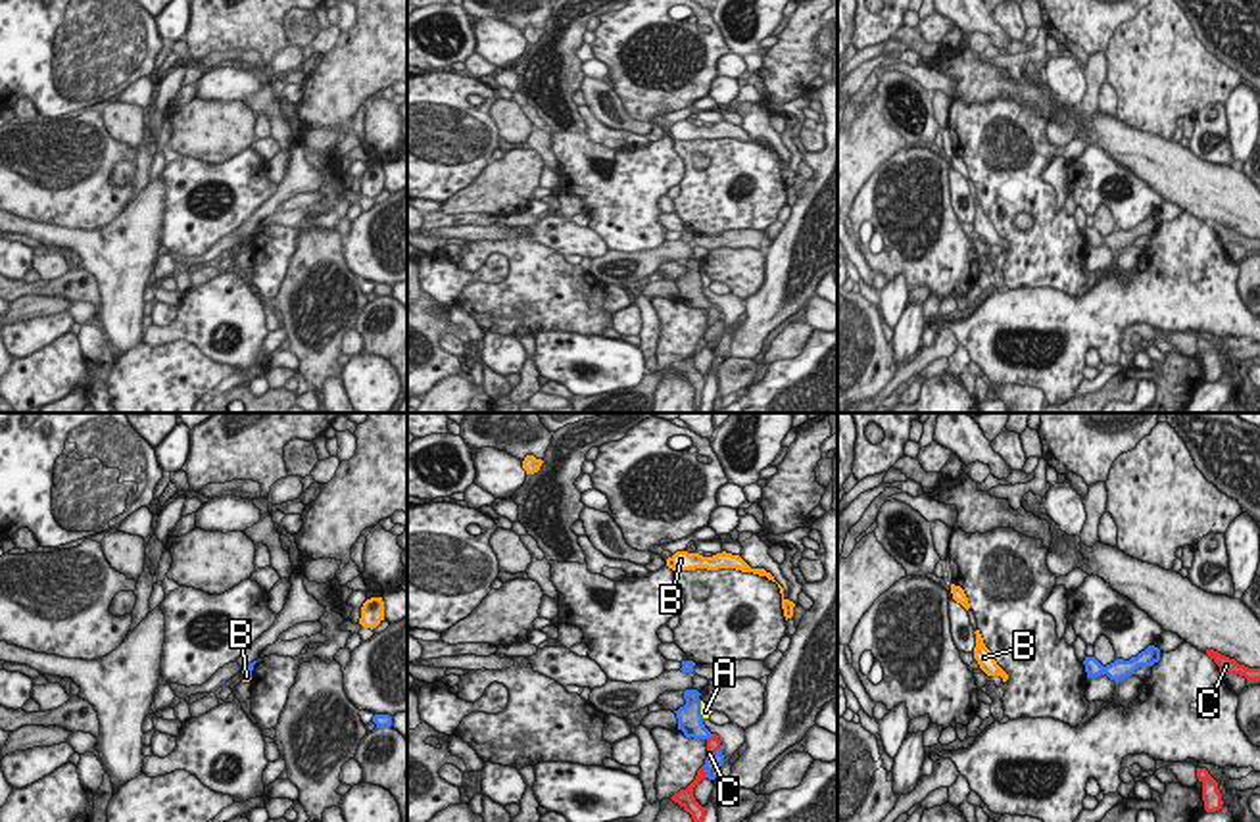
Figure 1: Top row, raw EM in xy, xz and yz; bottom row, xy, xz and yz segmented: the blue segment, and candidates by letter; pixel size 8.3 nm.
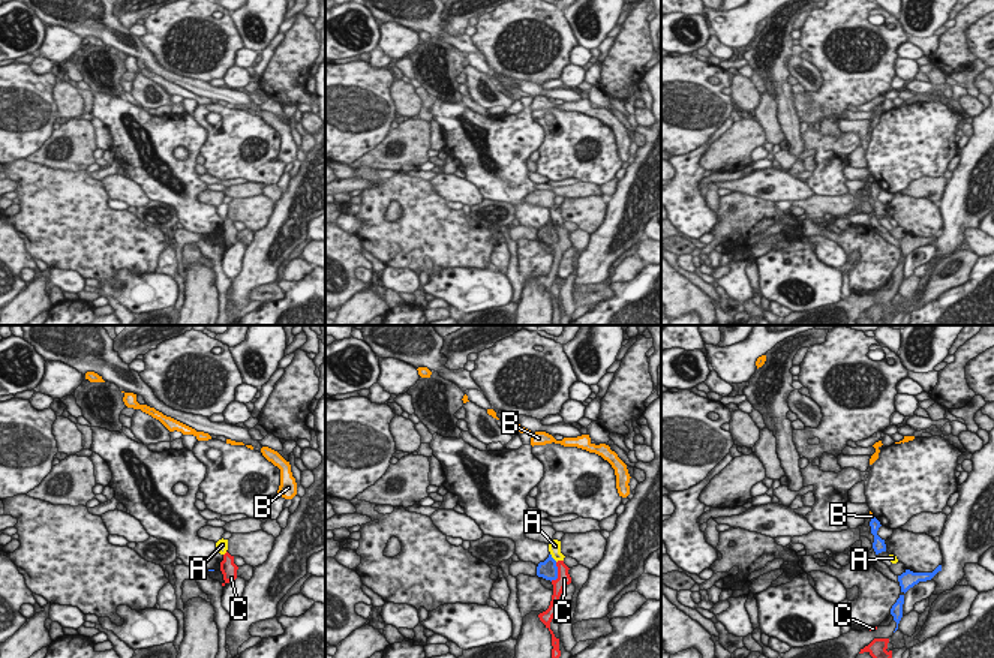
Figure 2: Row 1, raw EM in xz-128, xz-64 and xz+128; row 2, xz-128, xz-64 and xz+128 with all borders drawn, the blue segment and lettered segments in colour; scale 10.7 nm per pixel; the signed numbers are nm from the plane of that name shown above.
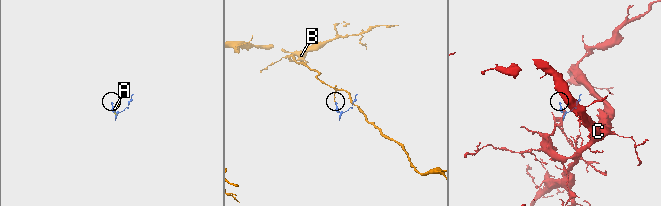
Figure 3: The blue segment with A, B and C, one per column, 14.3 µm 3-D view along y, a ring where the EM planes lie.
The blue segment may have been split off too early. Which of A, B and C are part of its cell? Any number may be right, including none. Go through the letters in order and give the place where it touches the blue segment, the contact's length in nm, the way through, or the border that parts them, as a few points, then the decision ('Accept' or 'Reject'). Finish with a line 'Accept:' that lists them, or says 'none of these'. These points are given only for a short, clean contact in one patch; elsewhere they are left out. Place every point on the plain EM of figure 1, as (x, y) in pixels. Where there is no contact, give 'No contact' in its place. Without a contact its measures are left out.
A: Touches blue at xz (700, 279). Shared border 150 nm. Boundary: xz (700, 271), (703, 287). Reject
B: Touches blue at xy (250, 246). Shared border 80 nm. Boundary: xy (244, 242), (250, 248). Reject
C: Touches blue at xz (715, 323). Shared border 200 nm. Reject
Accept: none of these.

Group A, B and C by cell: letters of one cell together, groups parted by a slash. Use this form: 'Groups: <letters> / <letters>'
Groups: A / B / C.

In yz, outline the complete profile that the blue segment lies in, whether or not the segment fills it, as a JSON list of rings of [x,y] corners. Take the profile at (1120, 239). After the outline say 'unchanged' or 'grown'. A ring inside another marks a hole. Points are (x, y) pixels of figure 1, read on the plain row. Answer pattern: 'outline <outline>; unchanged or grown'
outline [[[1149,215],[1145,221],[1141,221],[1137,227],[1131,227],[1129,230],[1116,229],[1114,232],[1102,236],[1095,227],[1085,227],[1083,234],[1087,248],[1106,244],[1110,250],[1118,254],[1120,250],[1135,244],[1139,236],[1152,236],[1158,230],[1160,230],[1160,219]]]; unchanged

